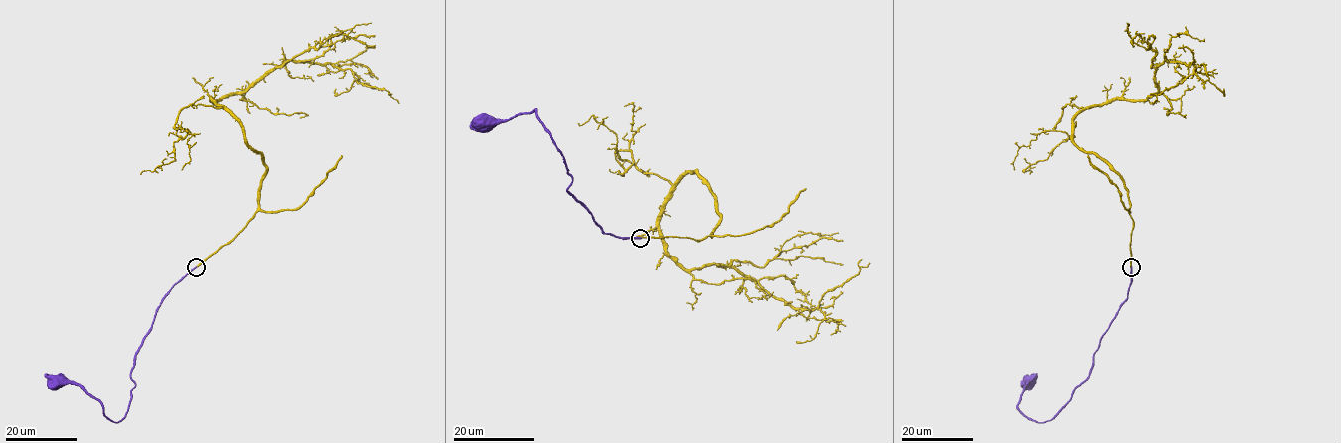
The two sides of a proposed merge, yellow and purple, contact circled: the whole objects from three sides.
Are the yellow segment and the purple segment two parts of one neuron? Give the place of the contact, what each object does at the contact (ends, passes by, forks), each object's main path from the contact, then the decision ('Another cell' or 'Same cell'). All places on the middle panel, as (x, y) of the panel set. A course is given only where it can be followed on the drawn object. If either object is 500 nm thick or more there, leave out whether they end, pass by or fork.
Place: (640, 238). At the ring yellow ends. At the ring purple ends. Course of yellow: (641, 237), (712, 236), (716, 199), (696, 172), (659, 222), (683, 267), (727, 264), (813, 310), (869, 262). Course of purple: (641, 238), (618, 238), (605, 233), (567, 190), (572, 177), (562, 152), (534, 109), (484, 125). Same cell

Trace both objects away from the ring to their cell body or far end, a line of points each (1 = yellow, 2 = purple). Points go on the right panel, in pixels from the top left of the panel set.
1: (1130, 267), (1128, 189), (1073, 141), (1073, 119), (1157, 94), (1163, 61), (1192, 63), (1153, 103)
2: (1131, 267), (1127, 297), (1102, 337), (1089, 376), (1050, 420), (1038, 422), (1030, 420), (1017, 404), (1032, 380)

